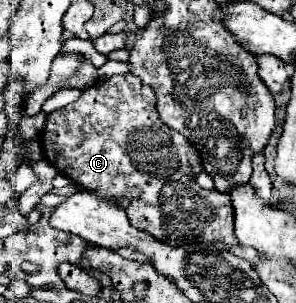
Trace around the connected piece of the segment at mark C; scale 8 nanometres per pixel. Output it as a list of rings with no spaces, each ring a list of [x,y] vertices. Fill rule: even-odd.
[[[120,74],[120,76],[112,76],[112,78],[108,78],[108,80],[98,80],[94,86],[82,90],[82,96],[80,96],[76,102],[68,104],[68,106],[64,106],[64,108],[58,108],[56,112],[50,112],[50,114],[46,116],[46,126],[44,126],[44,132],[42,132],[42,146],[44,146],[44,156],[46,156],[46,160],[48,160],[52,166],[56,166],[56,170],[58,170],[60,174],[68,176],[68,178],[70,178],[74,184],[78,184],[84,192],[94,192],[94,194],[98,194],[98,196],[102,196],[102,198],[108,196],[116,206],[120,206],[122,210],[126,210],[128,220],[130,220],[130,224],[132,224],[134,228],[138,228],[138,230],[142,230],[142,232],[158,238],[158,242],[166,242],[168,246],[186,246],[186,244],[190,244],[190,242],[200,242],[200,240],[202,240],[202,242],[208,242],[208,244],[224,244],[224,246],[238,246],[238,244],[240,244],[238,238],[234,236],[234,208],[232,208],[230,196],[228,196],[228,194],[222,194],[222,192],[218,192],[218,190],[202,190],[202,188],[194,182],[196,172],[202,170],[202,162],[200,162],[198,152],[194,150],[194,146],[192,146],[186,138],[182,138],[182,134],[170,130],[170,128],[158,118],[158,112],[156,112],[156,96],[154,96],[152,88],[150,88],[150,86],[142,86],[140,78],[134,78],[132,74]],[[128,186],[138,186],[138,188],[142,190],[140,200],[130,202],[130,204],[124,204],[122,198],[124,198],[124,190],[126,190]]]

